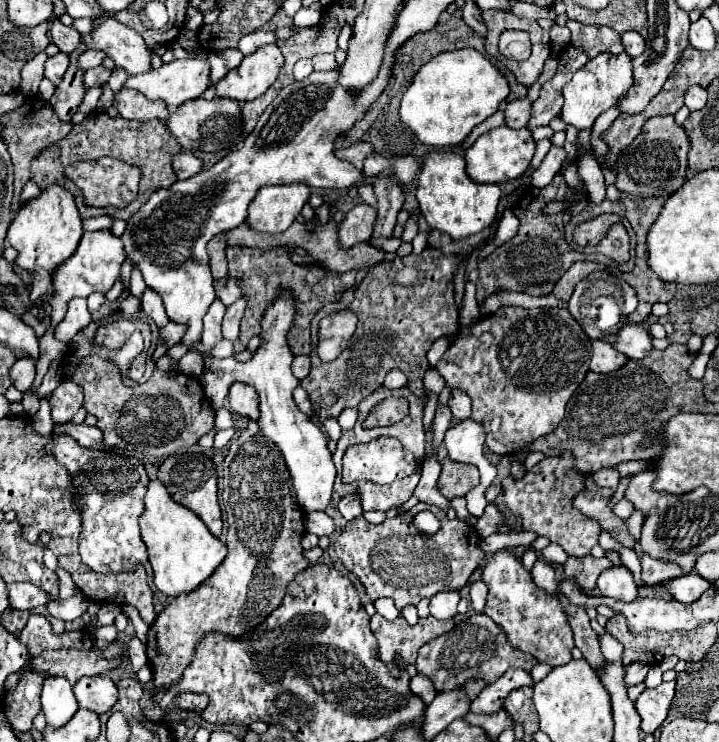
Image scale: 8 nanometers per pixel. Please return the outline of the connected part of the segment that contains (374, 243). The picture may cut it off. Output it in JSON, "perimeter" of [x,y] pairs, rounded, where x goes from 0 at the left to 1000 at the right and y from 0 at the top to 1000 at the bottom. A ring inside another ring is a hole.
{"perimeter":[[[519,319],[513,327],[516,327],[516,333],[541,341],[541,338],[552,338],[555,336],[558,322],[530,322],[530,319]]]}

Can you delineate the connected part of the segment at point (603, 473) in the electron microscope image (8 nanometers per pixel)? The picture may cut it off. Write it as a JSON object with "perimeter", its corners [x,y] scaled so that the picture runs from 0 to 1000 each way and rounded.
{"perimeter":[[[836,632],[836,635],[825,637],[822,643],[825,643],[825,648],[828,648],[833,656],[853,656],[853,659],[858,659],[861,646],[864,646],[864,640],[861,640],[858,632]]]}

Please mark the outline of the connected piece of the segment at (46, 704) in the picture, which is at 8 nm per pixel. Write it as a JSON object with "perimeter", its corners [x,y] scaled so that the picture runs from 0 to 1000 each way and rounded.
{"perimeter":[[[65,912],[60,918],[57,950],[68,977],[90,977],[107,958],[107,942],[99,931],[99,920],[90,912]]]}

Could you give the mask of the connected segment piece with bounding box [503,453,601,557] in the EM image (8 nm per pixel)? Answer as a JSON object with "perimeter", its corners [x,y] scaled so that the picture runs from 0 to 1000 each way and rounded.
{"perimeter":[[[780,611],[775,616],[758,616],[725,646],[705,643],[700,648],[700,675],[702,686],[711,694],[725,697],[730,716],[741,716],[744,721],[761,724],[766,732],[780,735],[789,748],[811,751],[822,743],[825,735],[830,735],[836,718],[836,708],[828,699],[811,694],[805,686],[797,683],[800,667],[811,659],[814,659],[814,640],[800,635],[797,613]]]}

